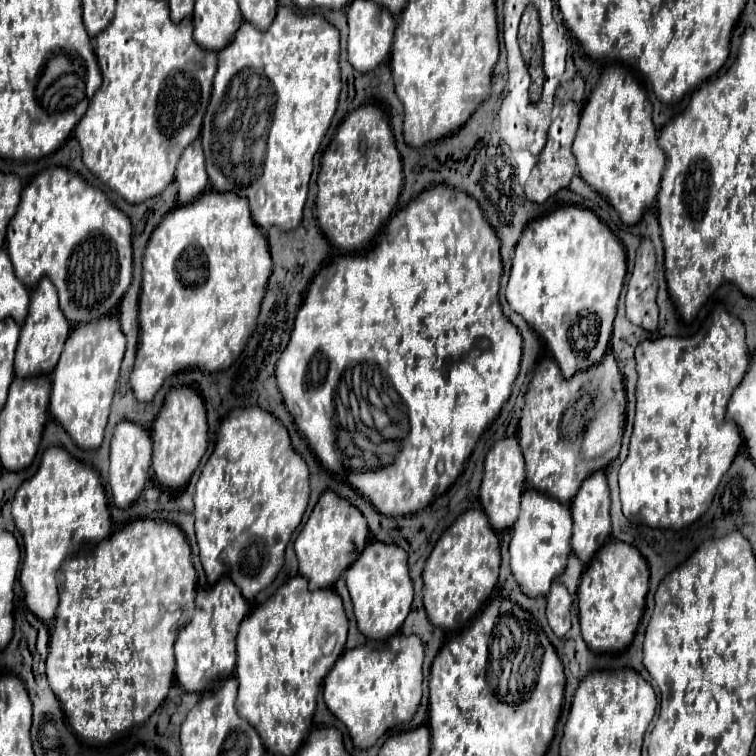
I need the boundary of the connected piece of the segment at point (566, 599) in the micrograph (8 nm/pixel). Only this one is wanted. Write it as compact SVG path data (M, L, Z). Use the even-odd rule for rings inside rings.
M554 581L552 583L552 591L548 593L548 623L550 629L554 631L556 637L564 637L570 629L570 605L572 605L572 595L568 593L568 589L560 583Z

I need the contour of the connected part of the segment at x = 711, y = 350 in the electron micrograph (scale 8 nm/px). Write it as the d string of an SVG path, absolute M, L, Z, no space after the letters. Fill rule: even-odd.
M720 309L712 313L704 329L692 339L660 337L654 341L646 339L636 347L636 419L630 437L630 451L618 475L622 511L628 521L654 529L678 531L694 523L710 507L724 473L730 469L730 463L742 445L736 423L726 417L726 405L750 365L744 337L742 321L730 311Z

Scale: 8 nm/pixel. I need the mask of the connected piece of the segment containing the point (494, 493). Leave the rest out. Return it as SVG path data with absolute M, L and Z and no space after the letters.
M506 437L506 439L496 441L486 455L484 477L482 477L482 485L480 485L480 505L482 505L484 513L488 515L490 525L496 531L504 531L514 525L514 521L518 519L520 497L522 497L524 489L526 489L524 461L522 461L522 451L520 451L516 437Z

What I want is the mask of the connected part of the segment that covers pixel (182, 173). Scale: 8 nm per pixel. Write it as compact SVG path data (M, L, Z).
M196 139L192 145L184 149L176 167L176 183L180 205L188 205L204 193L208 185L208 175L204 169L204 153L200 139Z

